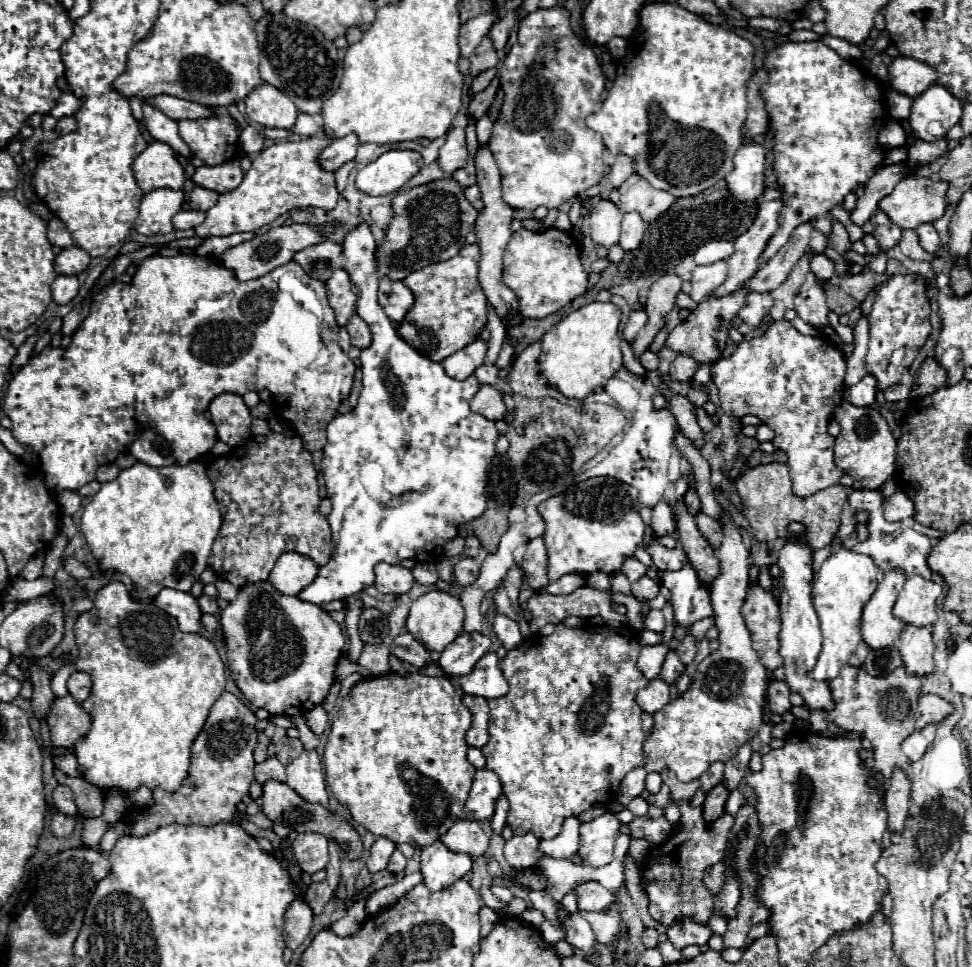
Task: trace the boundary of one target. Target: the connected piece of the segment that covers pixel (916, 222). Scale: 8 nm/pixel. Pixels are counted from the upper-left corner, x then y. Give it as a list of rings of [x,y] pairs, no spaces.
[[[913,172],[907,178],[903,178],[889,196],[879,200],[879,208],[899,228],[917,228],[917,226],[921,226],[925,222],[935,222],[935,220],[939,220],[945,214],[947,188],[949,188],[949,184],[939,180],[939,178],[935,178],[935,176],[925,178],[925,176],[919,176],[919,174]]]

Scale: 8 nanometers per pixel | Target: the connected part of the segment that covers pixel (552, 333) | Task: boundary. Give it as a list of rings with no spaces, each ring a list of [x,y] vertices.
[[[591,302],[575,312],[571,312],[567,318],[563,318],[559,324],[555,324],[543,338],[543,354],[539,358],[541,374],[549,380],[551,386],[555,386],[559,392],[563,392],[567,398],[583,400],[589,396],[595,388],[605,386],[607,380],[621,370],[621,350],[619,350],[619,316],[621,310],[611,302]]]

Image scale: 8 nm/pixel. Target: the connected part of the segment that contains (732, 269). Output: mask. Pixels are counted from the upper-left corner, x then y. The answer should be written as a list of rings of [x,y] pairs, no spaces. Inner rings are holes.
[[[781,200],[763,202],[759,206],[753,226],[735,240],[735,252],[727,260],[727,266],[729,266],[727,280],[709,298],[729,296],[731,292],[739,290],[739,286],[743,282],[747,282],[759,270],[759,266],[761,266],[759,260],[761,260],[763,248],[767,246],[767,240],[777,230],[777,218],[779,218],[781,206],[783,206]]]

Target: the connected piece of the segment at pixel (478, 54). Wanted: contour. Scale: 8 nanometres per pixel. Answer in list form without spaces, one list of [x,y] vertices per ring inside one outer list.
[[[489,34],[483,36],[481,44],[475,48],[475,52],[473,52],[473,56],[469,60],[471,60],[471,74],[473,76],[477,76],[479,72],[483,72],[487,68],[497,66],[499,56],[497,56],[497,50],[493,48],[493,42],[491,42]]]

